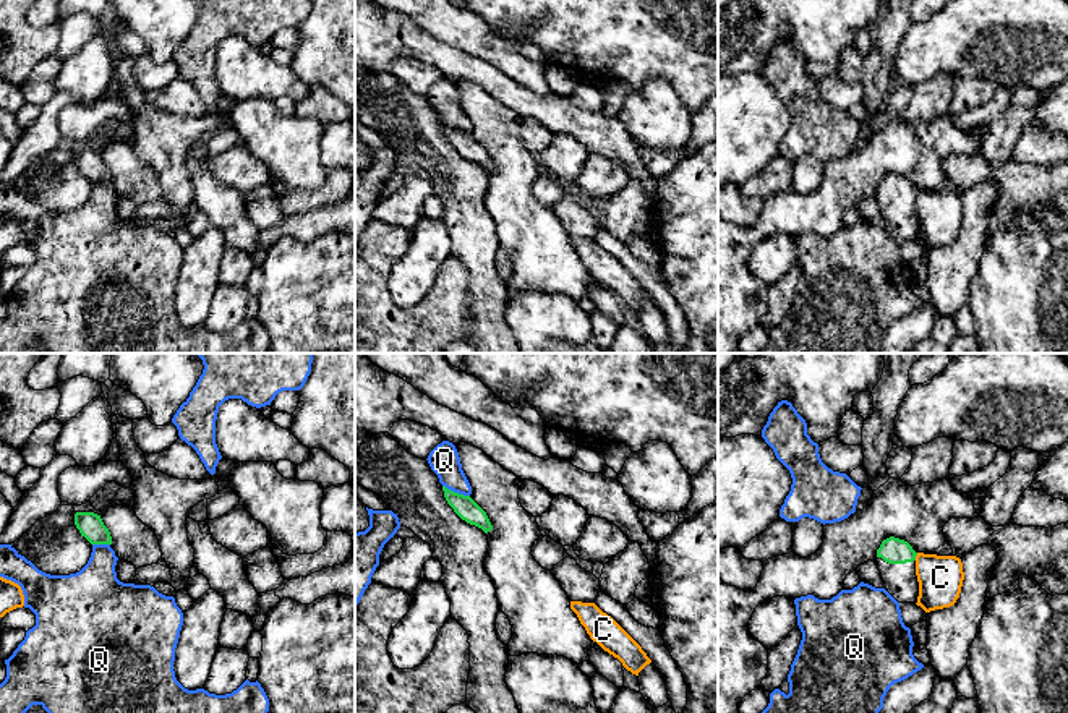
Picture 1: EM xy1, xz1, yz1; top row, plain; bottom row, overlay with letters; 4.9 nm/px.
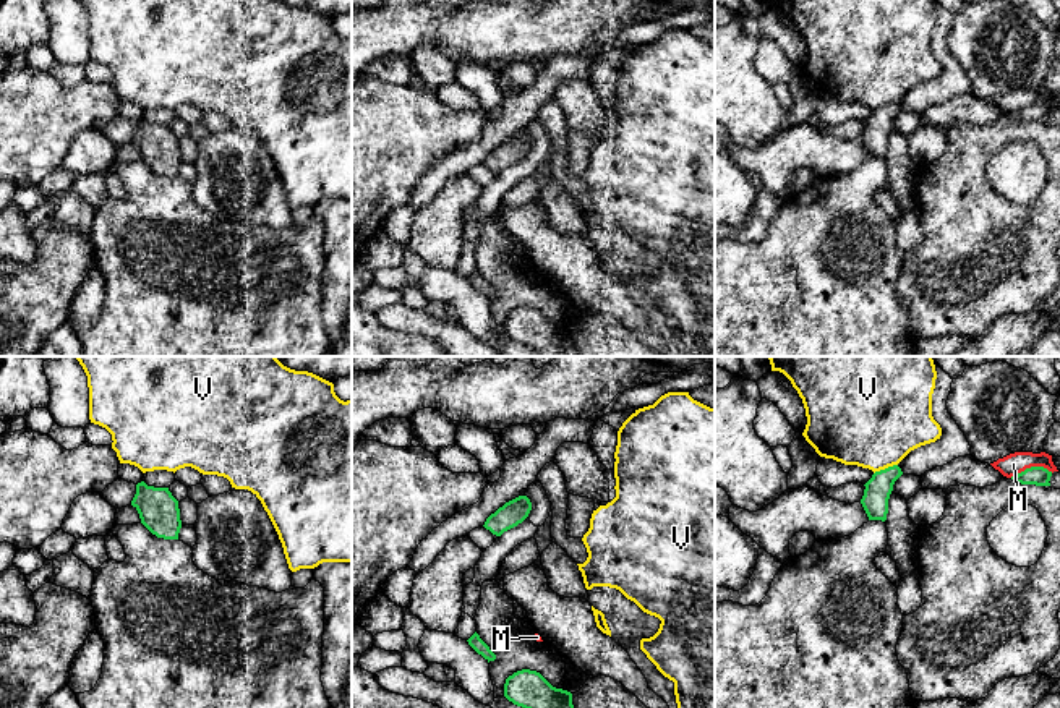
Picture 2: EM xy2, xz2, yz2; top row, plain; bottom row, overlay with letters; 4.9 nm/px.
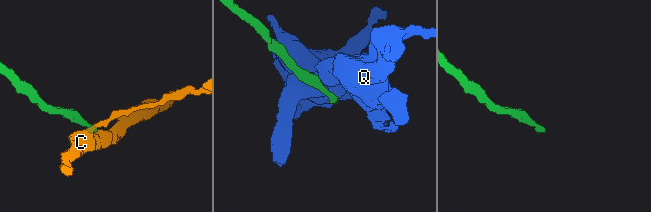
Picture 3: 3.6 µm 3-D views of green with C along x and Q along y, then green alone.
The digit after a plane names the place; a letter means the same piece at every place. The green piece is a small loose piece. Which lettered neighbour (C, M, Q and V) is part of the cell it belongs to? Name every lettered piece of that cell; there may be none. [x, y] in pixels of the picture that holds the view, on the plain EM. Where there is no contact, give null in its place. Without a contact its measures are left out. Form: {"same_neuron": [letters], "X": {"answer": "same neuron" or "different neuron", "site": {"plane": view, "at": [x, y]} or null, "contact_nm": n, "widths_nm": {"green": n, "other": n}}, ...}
{"same_neuron": [], "C": {"answer": "different neuron", "site": {"plane": "yz1", "at": [916, 192]}, "contact_nm": 40, "widths_nm": {"green": 130, "other": 220}}, "M": {"answer": "different neuron", "site": {"plane": "yz2", "at": [1031, 104]}, "contact_nm": 220, "widths_nm": {"green": 100, "other": 110}}, "Q": {"answer": "different neuron", "site": {"plane": "xz1", "at": [456, 130]}, "contact_nm": 150, "widths_nm": {"green": 110, "other": 150}}, "V": {"answer": "different neuron", "site": {"plane": "yz2", "at": [885, 106]}, "contact_nm": 130, "widths_nm": {"green": 130, "other": 480}}}

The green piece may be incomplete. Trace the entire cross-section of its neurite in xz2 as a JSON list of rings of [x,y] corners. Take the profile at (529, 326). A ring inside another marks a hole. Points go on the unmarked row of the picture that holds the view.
[[[522,306],[506,316],[504,334],[540,356],[579,356],[572,331],[553,324],[540,309]]]

